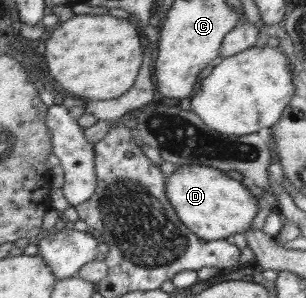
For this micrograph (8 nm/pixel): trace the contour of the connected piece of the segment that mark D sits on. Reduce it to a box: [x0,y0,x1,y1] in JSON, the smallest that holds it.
[165,165,258,241]

